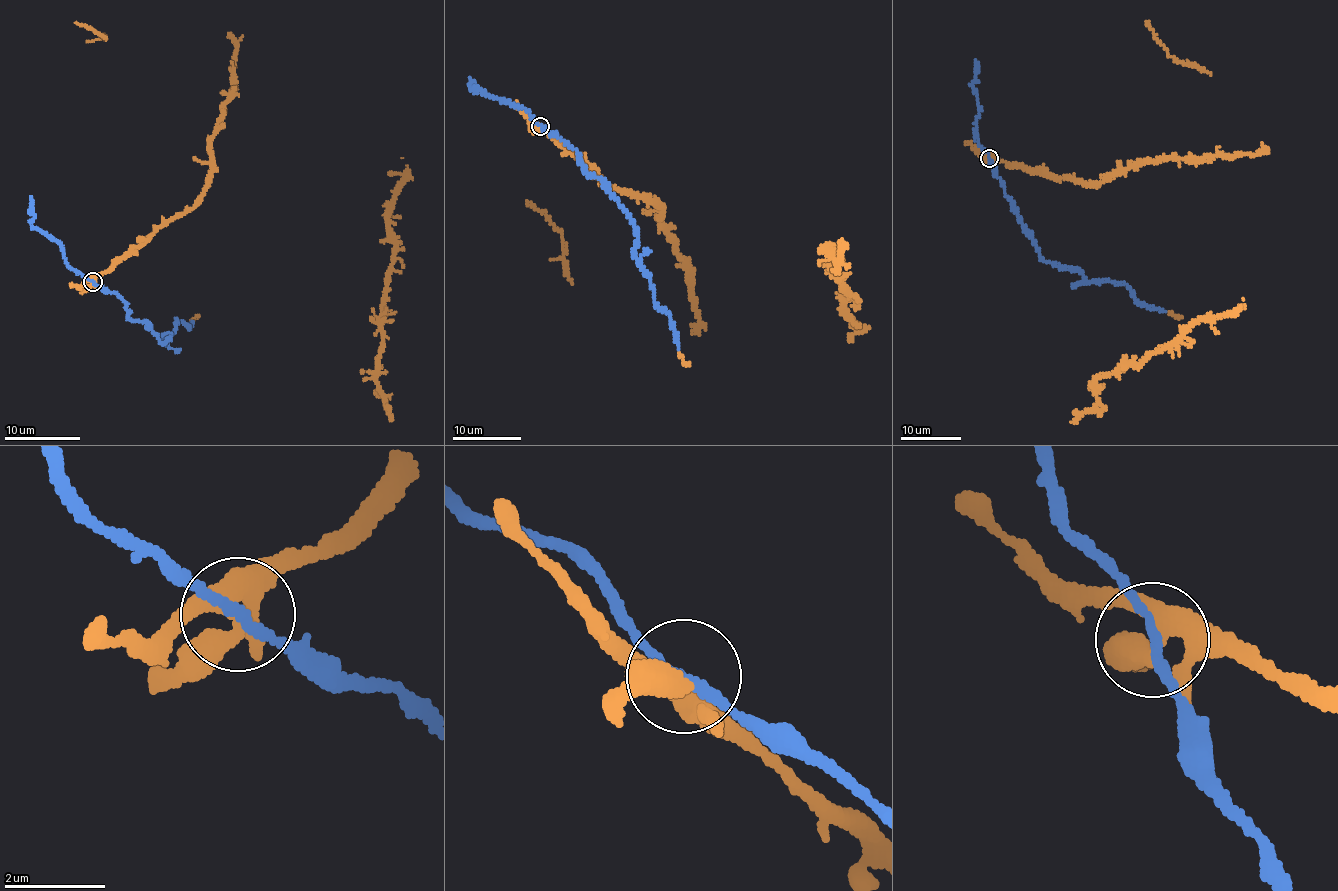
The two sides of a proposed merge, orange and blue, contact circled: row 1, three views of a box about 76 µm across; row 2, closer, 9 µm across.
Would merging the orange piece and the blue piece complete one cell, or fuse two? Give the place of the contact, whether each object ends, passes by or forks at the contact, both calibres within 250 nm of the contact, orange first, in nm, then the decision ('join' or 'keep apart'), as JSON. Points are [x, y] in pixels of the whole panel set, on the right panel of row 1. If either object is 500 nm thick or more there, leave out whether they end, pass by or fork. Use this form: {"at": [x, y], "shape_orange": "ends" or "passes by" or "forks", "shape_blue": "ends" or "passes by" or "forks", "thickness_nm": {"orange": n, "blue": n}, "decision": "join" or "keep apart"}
{"at": [989, 158], "shape_orange": "forks", "shape_blue": "passes by", "thickness_nm": {"orange": 400, "blue": 200}, "decision": "join"}

